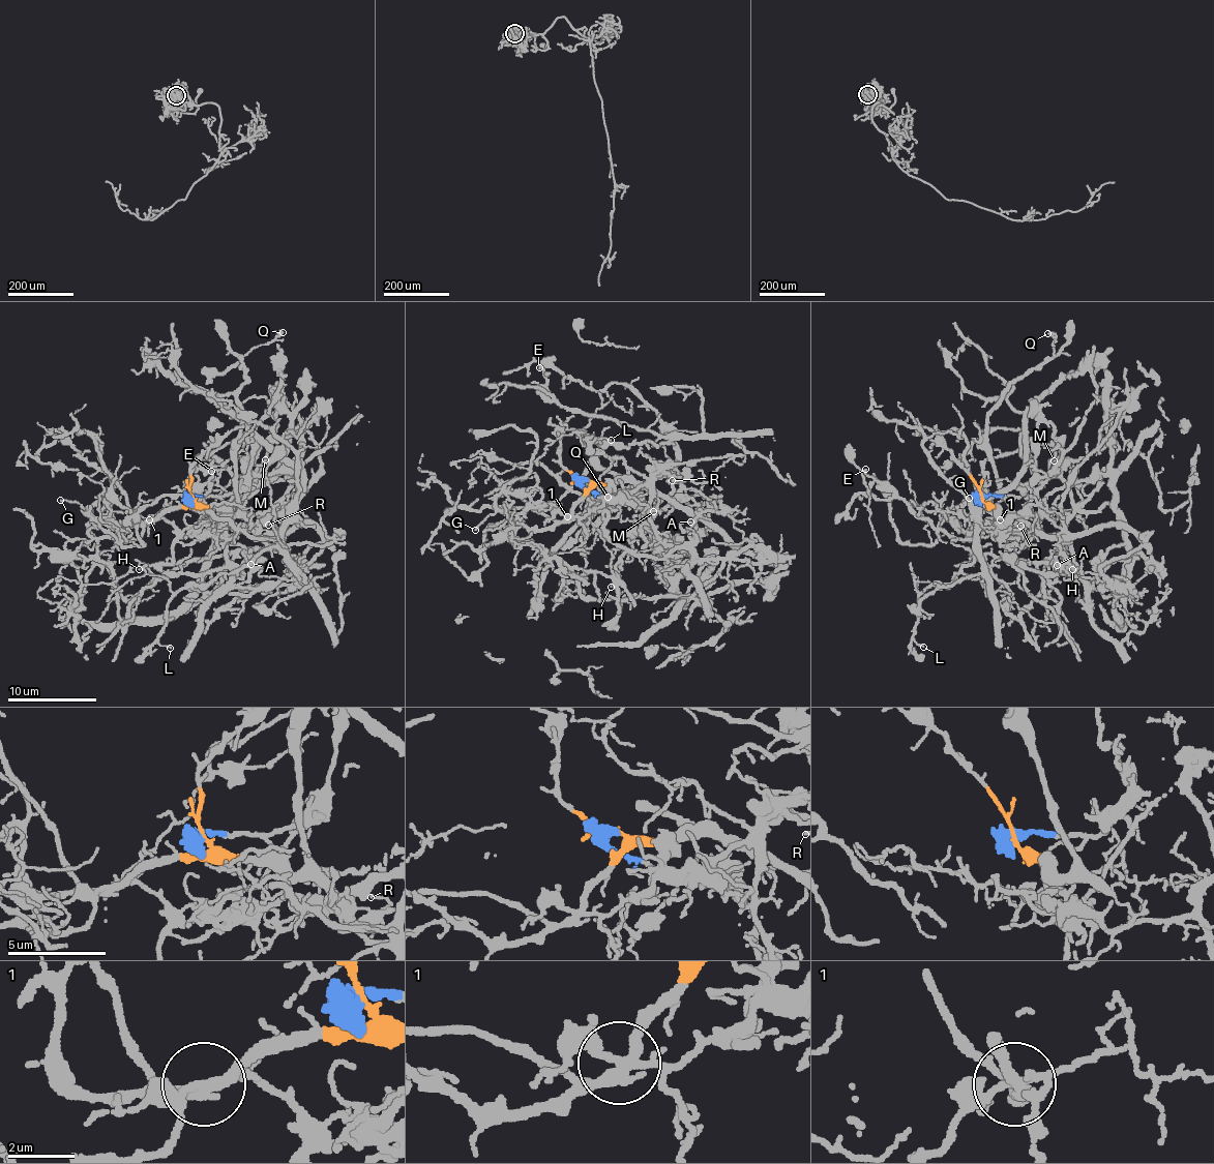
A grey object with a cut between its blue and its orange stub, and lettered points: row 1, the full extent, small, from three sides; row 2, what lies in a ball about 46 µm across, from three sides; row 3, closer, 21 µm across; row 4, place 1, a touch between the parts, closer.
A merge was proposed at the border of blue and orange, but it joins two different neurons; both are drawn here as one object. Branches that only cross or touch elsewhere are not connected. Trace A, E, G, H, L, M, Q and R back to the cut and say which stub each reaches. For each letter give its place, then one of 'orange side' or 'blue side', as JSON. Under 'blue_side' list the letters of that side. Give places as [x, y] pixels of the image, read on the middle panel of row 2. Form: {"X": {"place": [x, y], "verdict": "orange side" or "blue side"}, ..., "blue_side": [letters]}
{"A": {"place": [690, 521], "verdict": "blue side"}, "E": {"place": [539, 367], "verdict": "orange side"}, "G": {"place": [475, 530], "verdict": "orange side"}, "H": {"place": [611, 587], "verdict": "blue side"}, "L": {"place": [611, 440], "verdict": "orange side"}, "M": {"place": [653, 511], "verdict": "blue side"}, "Q": {"place": [608, 497], "verdict": "orange side"}, "R": {"place": [672, 480], "verdict": "blue side"}, "blue_side": ["A", "H", "M", "R"]}

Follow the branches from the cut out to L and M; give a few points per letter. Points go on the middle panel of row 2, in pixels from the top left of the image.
L: (582, 480), (638, 484), (586, 464), (570, 488), (604, 500), (679, 455), (670, 435), (588, 435), (612, 439)
M: (582, 480), (584, 486), (606, 498), (640, 500), (644, 509), (654, 511)

